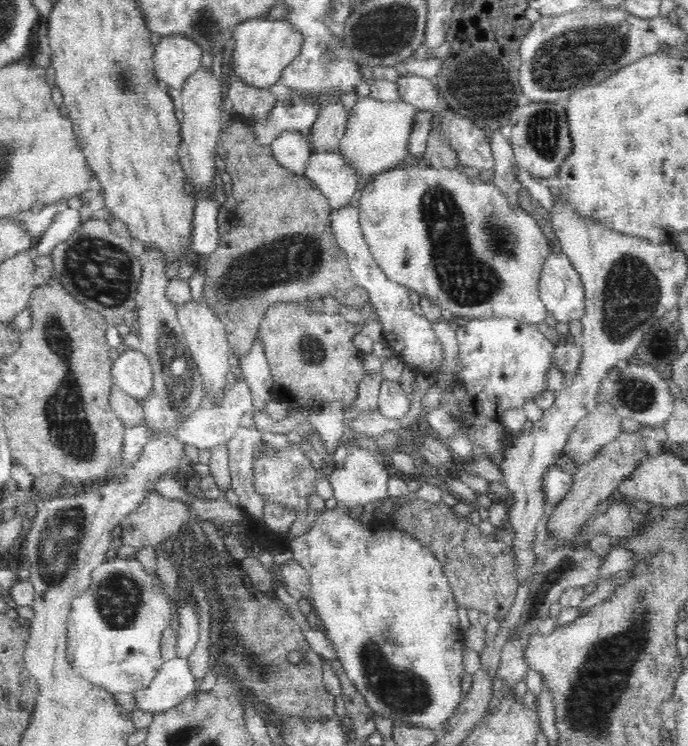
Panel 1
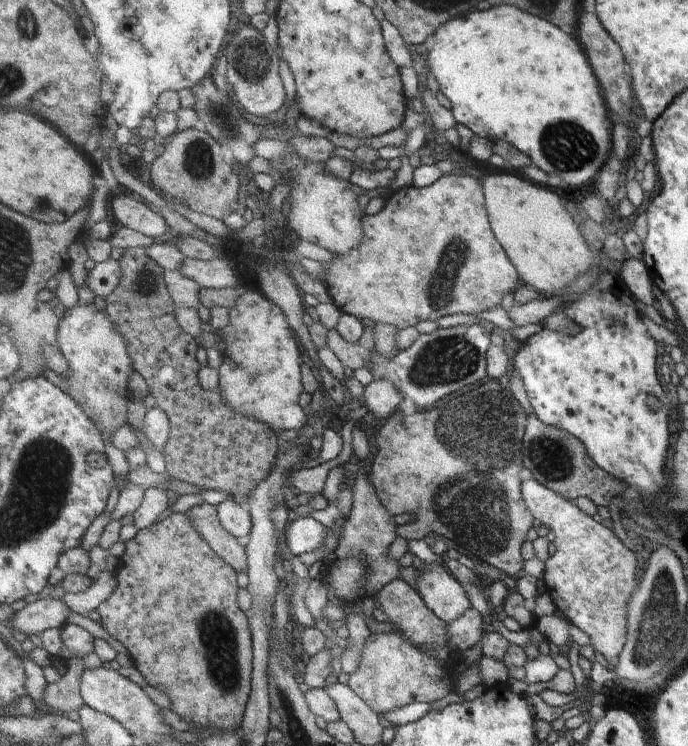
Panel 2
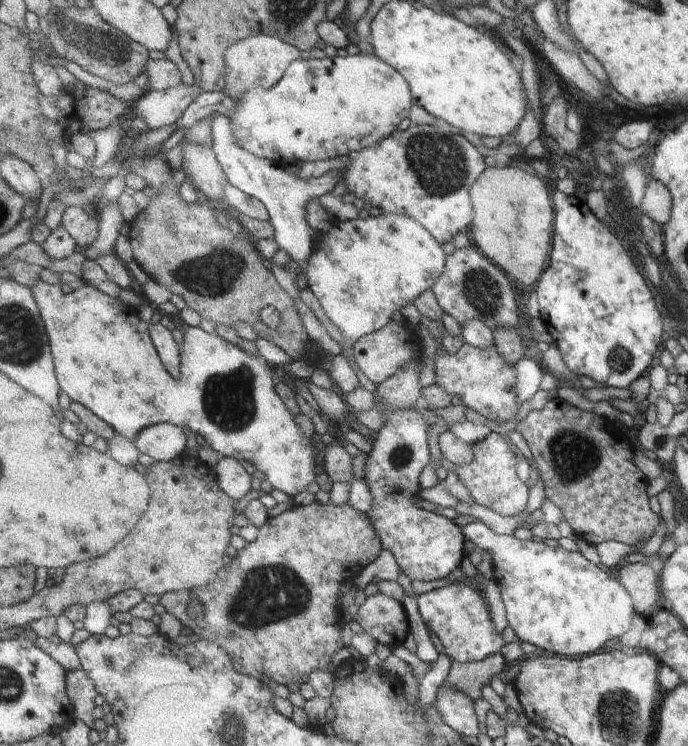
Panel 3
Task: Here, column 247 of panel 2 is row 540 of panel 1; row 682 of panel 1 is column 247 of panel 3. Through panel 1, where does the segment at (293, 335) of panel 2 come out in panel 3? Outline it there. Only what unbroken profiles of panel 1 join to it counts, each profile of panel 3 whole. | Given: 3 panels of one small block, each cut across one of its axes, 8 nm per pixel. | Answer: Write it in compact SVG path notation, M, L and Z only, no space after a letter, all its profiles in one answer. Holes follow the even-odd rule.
M39 280L31 290L52 344L60 387L71 400L92 410L117 433L133 440L140 430L151 425L173 423L182 427L186 424L195 434L201 434L211 448L221 452L223 457L253 464L266 474L273 488L285 492L289 497L296 497L309 488L311 482L315 482L315 448L275 392L273 366L265 358L246 354L245 350L215 332L205 332L198 326L189 327L183 334L183 346L180 348L181 378L176 379L169 374L157 352L149 325L139 320L135 308L123 304L119 298L113 298L85 283L78 290L64 294L60 284L52 285Z

